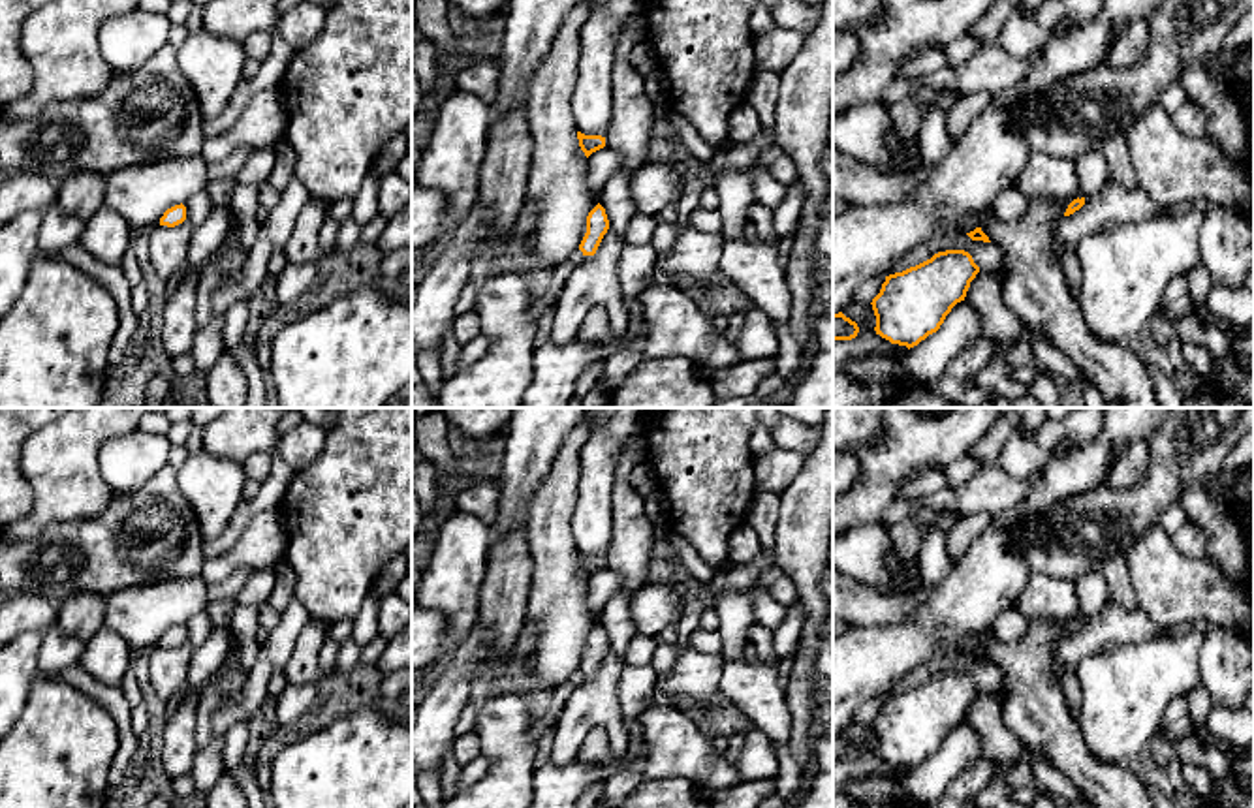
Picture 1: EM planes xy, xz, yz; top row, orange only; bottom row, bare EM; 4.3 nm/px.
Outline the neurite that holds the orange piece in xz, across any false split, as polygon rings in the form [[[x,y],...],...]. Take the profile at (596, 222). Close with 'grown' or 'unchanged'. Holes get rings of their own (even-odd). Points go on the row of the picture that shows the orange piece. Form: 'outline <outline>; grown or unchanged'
outline [[[598,203],[587,216],[587,233],[579,244],[583,256],[594,256],[609,229],[605,209]]]; unchanged

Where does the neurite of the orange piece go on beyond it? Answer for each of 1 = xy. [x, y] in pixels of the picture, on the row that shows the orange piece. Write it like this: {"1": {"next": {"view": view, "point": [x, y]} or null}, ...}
{"1": {"next": null}}

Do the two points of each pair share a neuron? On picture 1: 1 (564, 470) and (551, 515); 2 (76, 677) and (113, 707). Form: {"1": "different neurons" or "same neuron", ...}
{"1": "same neuron", "2": "same neuron"}

